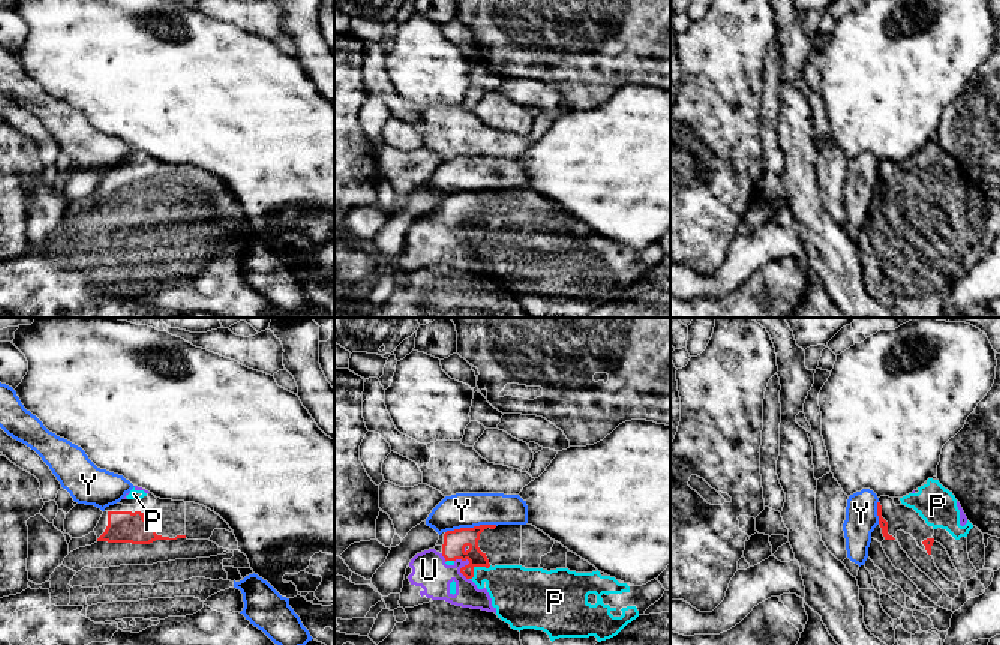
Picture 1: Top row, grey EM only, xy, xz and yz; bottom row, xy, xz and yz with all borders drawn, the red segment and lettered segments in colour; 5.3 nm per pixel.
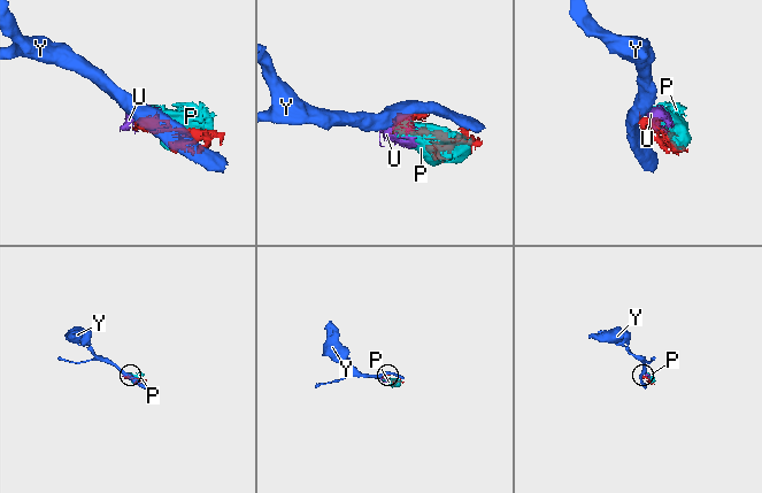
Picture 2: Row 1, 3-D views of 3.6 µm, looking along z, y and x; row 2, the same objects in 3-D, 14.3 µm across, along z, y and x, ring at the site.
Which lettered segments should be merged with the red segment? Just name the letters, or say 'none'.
P, U

